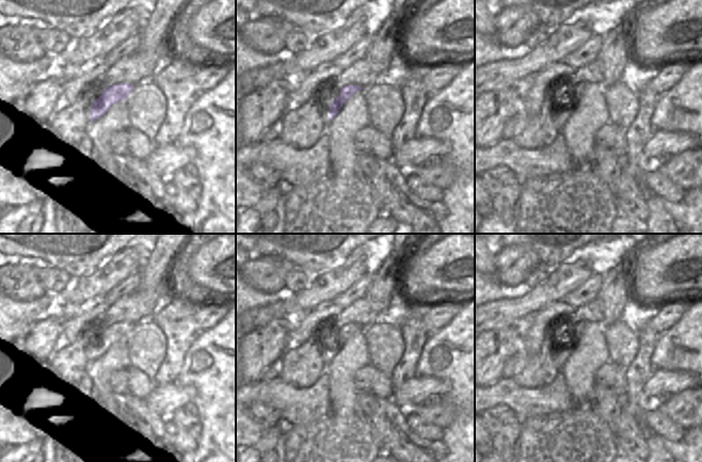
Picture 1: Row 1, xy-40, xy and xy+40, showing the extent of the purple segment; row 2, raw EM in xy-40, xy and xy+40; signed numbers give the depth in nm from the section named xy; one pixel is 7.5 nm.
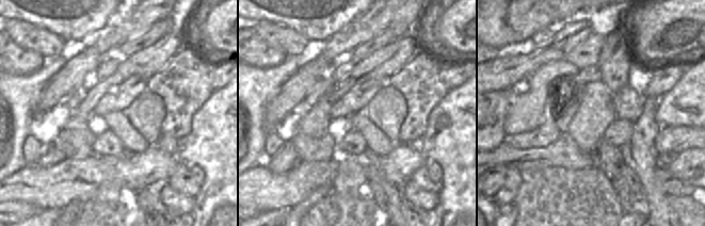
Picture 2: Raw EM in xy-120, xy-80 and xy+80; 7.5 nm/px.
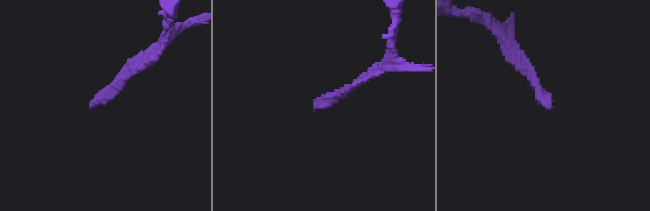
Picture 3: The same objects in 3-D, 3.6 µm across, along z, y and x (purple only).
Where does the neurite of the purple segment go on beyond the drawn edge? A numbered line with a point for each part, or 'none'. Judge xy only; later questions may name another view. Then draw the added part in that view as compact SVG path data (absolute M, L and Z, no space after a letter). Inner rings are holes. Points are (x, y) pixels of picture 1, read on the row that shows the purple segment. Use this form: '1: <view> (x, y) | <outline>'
1: xy (324, 111) | M330 107L322 108L321 109L321 118L323 123L328 126L330 121Z

